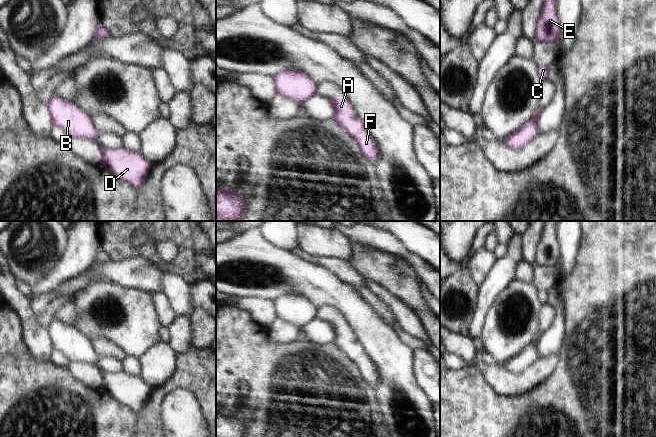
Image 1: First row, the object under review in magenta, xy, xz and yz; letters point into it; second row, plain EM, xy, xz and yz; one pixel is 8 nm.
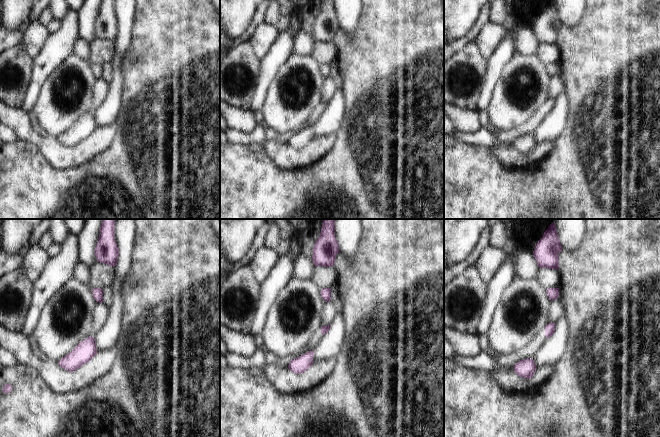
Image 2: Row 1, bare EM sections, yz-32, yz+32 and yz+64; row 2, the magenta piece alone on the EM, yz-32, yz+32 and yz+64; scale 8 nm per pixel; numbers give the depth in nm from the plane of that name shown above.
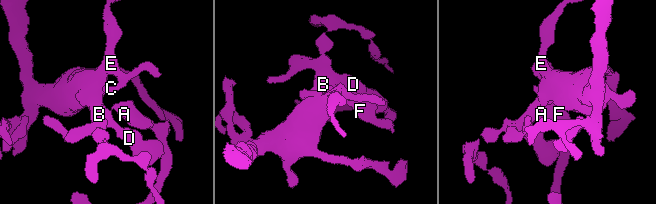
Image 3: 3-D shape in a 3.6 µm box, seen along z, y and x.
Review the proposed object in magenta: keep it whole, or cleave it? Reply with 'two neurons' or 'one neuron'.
two neurons

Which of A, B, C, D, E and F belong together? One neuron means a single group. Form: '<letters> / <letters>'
A F / B C D E

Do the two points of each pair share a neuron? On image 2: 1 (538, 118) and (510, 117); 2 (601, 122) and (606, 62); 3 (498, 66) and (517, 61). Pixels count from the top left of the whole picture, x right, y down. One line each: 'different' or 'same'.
1: different
2: same
3: different

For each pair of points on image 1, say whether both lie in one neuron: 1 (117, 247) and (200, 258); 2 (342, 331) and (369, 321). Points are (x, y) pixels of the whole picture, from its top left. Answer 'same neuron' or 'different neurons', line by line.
1: different neurons
2: different neurons

